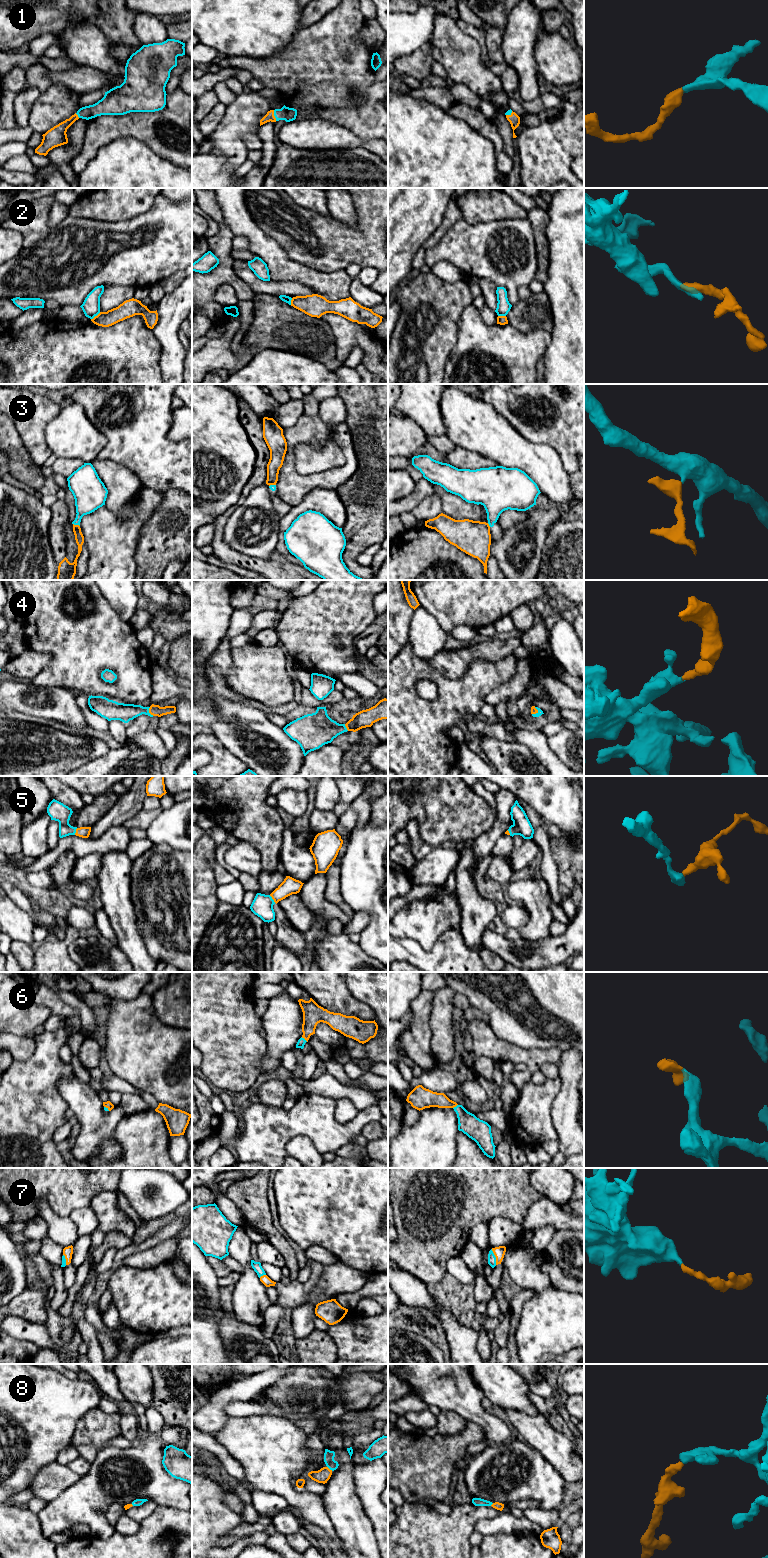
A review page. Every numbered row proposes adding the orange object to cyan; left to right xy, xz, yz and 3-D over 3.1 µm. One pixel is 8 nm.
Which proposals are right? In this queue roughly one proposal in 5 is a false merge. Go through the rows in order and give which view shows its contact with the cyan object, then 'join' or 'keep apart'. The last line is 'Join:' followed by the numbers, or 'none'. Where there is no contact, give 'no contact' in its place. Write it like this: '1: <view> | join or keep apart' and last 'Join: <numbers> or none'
1: xz | join
2: xy | keep apart
3: xy | keep apart
4: xy | join
5: xz | join
6: xz | join
7: yz | join
8: xz | join
Join: 1, 4, 5, 6, 7, 8

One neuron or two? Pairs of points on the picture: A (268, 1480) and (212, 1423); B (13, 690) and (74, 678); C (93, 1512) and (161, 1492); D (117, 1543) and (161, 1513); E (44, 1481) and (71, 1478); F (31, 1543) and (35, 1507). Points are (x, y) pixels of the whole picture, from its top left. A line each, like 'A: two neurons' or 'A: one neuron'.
A: two neurons
B: two neurons
C: one neuron
D: one neuron
E: one neuron
F: two neurons

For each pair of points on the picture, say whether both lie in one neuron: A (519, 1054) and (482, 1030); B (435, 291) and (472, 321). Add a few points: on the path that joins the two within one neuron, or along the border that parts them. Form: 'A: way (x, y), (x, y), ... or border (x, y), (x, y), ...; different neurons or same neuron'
A: way (510, 1052), (503, 1051), (491, 1039); same neuron
B: border (471, 303), (463, 310), (459, 318), (456, 336); different neurons

